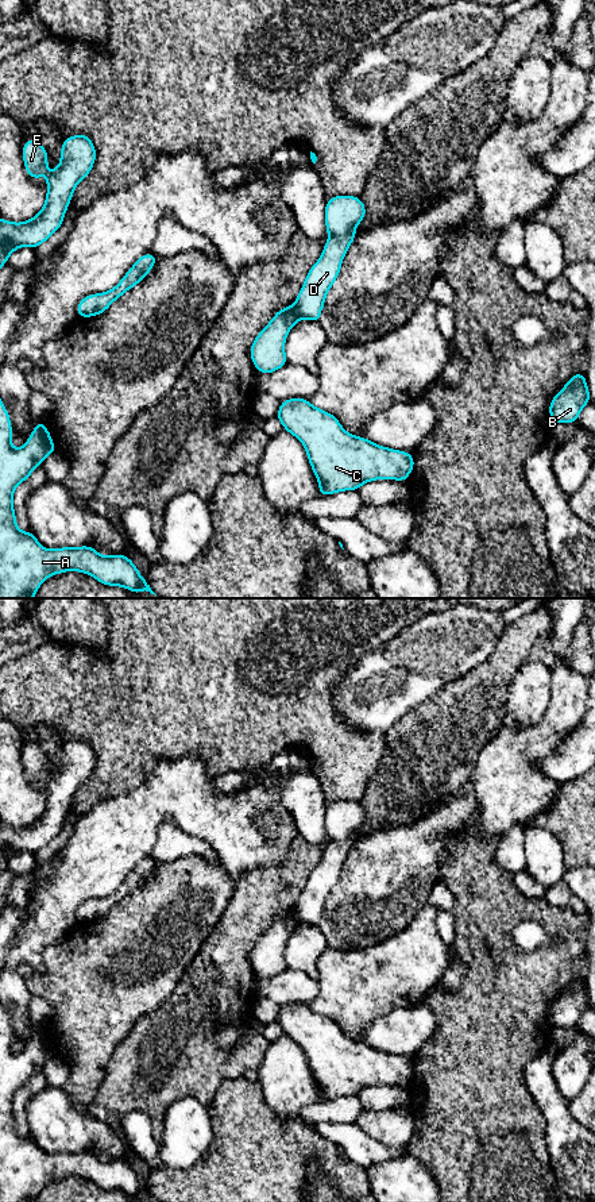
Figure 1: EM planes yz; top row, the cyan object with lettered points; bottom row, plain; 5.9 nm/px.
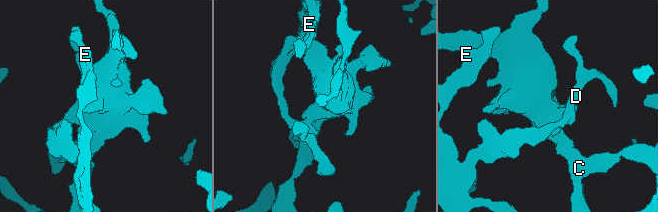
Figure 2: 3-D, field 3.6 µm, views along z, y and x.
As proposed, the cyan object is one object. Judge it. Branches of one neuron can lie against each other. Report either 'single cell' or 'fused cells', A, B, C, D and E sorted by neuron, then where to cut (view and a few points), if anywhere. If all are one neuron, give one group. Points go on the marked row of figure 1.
fused cells | A B D E / C | yz (293, 305), (294, 323)

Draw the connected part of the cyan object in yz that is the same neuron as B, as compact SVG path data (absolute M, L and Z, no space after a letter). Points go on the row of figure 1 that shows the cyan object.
M583 371L573 374L567 385L552 398L549 415L553 423L575 423L582 408L591 402Z

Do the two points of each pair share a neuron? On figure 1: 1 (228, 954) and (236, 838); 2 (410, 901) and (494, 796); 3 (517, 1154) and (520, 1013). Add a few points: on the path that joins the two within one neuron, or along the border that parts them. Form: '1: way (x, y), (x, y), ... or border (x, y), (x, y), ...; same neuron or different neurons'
1: border (265, 866), (246, 871), (236, 881); different neurons
2: way (410, 870), (410, 862), (463, 812); same neuron
3: way (510, 1118), (510, 1048); same neuron

